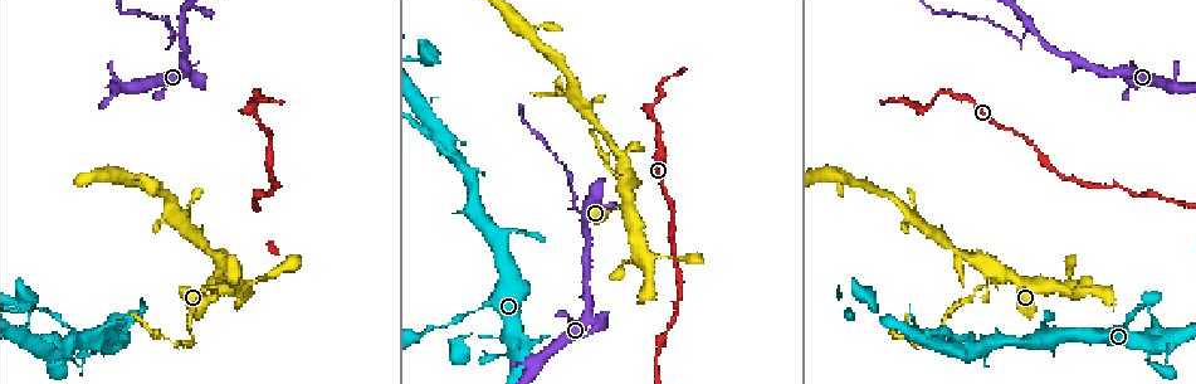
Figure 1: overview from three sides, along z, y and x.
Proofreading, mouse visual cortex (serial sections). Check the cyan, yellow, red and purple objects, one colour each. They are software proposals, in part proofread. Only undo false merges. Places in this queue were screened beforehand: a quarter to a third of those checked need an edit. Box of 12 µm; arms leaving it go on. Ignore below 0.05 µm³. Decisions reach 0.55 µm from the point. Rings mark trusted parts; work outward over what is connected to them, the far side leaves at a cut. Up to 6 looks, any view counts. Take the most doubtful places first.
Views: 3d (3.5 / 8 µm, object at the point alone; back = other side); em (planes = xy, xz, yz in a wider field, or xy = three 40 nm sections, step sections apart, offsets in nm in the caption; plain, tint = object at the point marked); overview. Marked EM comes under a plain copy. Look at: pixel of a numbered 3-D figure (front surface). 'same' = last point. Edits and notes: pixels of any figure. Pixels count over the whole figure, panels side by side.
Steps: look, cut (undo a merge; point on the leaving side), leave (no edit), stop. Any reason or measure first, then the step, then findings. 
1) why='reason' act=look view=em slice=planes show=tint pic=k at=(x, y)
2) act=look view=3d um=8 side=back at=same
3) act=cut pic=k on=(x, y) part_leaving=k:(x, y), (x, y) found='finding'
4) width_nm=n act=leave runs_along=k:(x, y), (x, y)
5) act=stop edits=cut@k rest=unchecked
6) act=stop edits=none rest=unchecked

why='a fork' act=look view=3d um=3.5 pic=1 at=(990, 269)

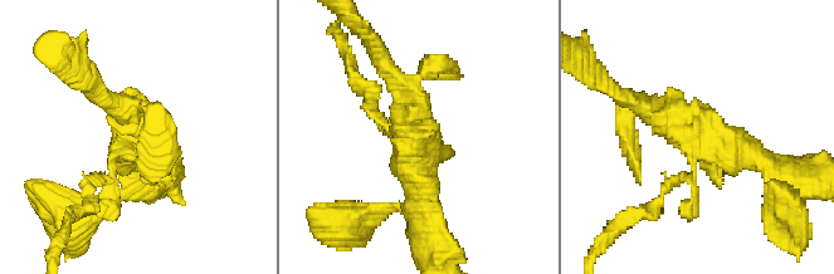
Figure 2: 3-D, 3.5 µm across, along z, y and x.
act=look view=em slice=xy step=1 show=tint pic=2 at=(417, 139)

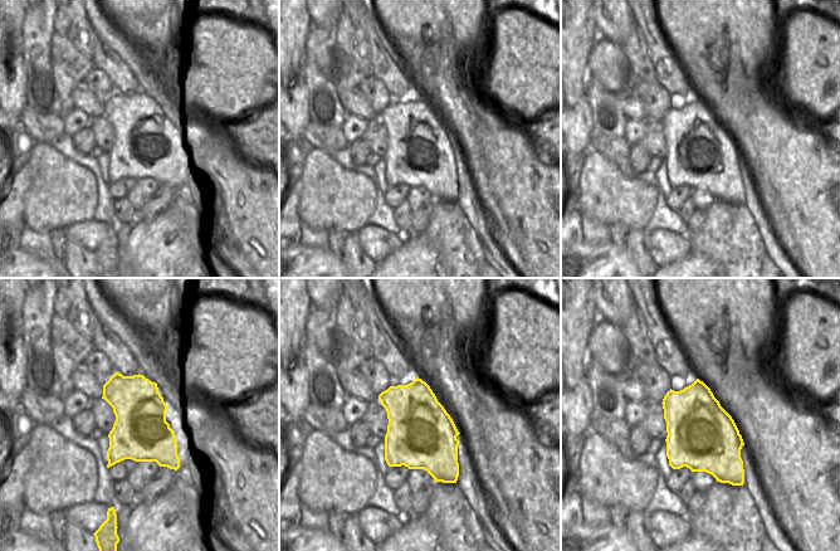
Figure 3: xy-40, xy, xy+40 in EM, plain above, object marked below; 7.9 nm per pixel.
act=leave runs_along=2:(775, 176), (637, 102) found='continuous, no second cell'

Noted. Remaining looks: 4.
why='arms part here' act=look view=3d um=3.5 pic=1 at=(182, 30)

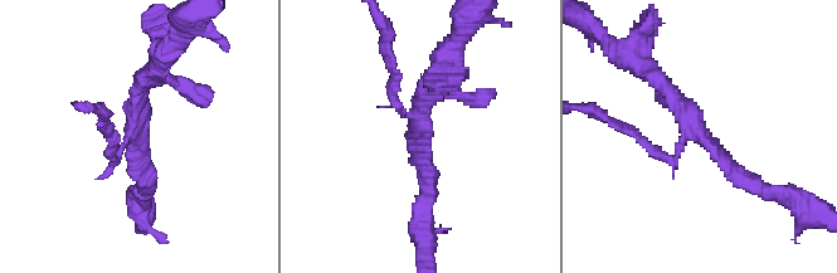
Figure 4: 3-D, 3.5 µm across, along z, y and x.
arms=3 arm_widths_nm=150,200,250 act=look view=em slice=xy step=2 show=tint pic=4 at=(135, 132)

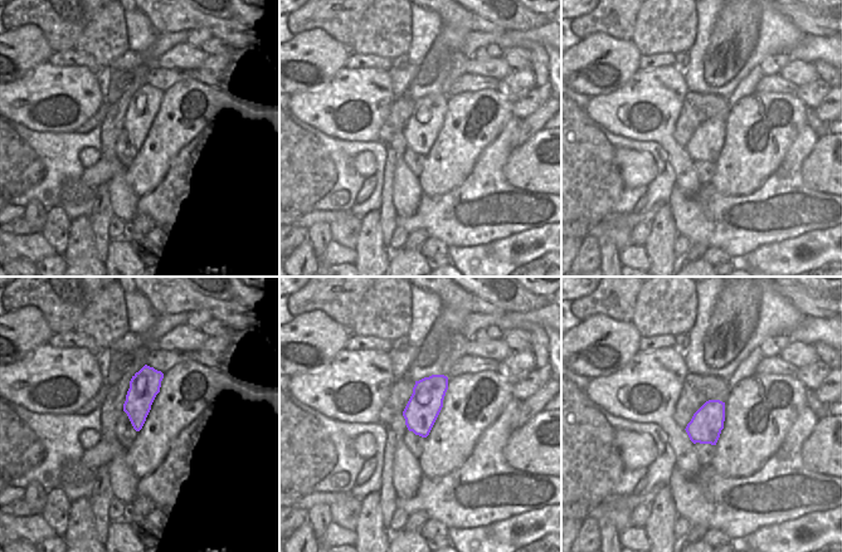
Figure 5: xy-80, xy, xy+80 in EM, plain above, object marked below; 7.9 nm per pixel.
act=cut pic=4 on=(115, 139) found='two cells meet here'

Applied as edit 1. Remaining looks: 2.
why='thin arm on a thick one' act=look view=3d um=8 pic=1 at=(1147, 348)

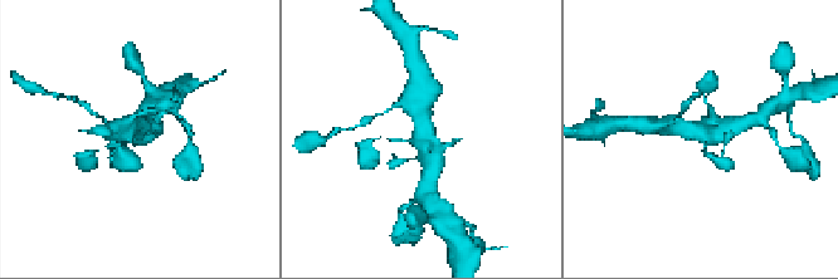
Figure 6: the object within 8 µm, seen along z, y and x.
arms=4 arm_widths_nm=150,300,400,450 why='now the EM' act=look view=em slice=xy step=2 show=tint pic=6 at=(416, 141)

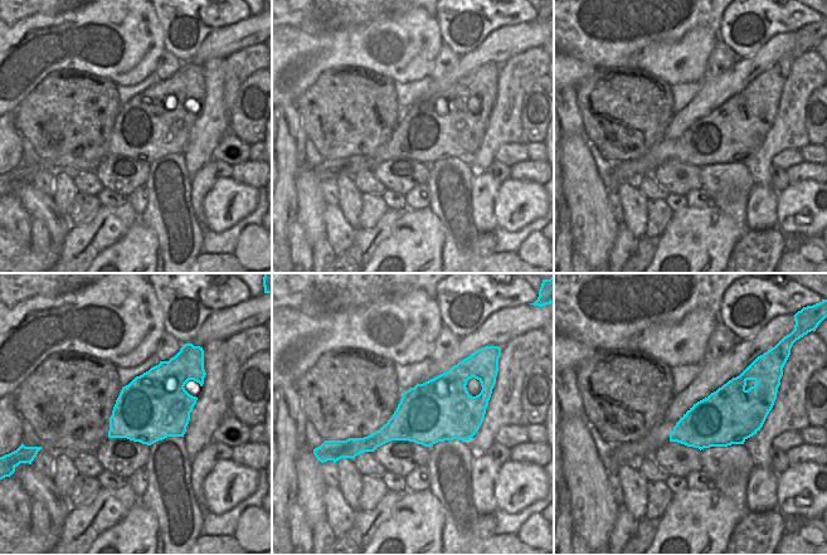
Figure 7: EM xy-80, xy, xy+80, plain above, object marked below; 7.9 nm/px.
act=leave runs_along=6:(418, 107), (422, 135), (389, 140) found='one cell here'

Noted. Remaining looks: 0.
act=stop edits=cut@4 rest=unchecked

